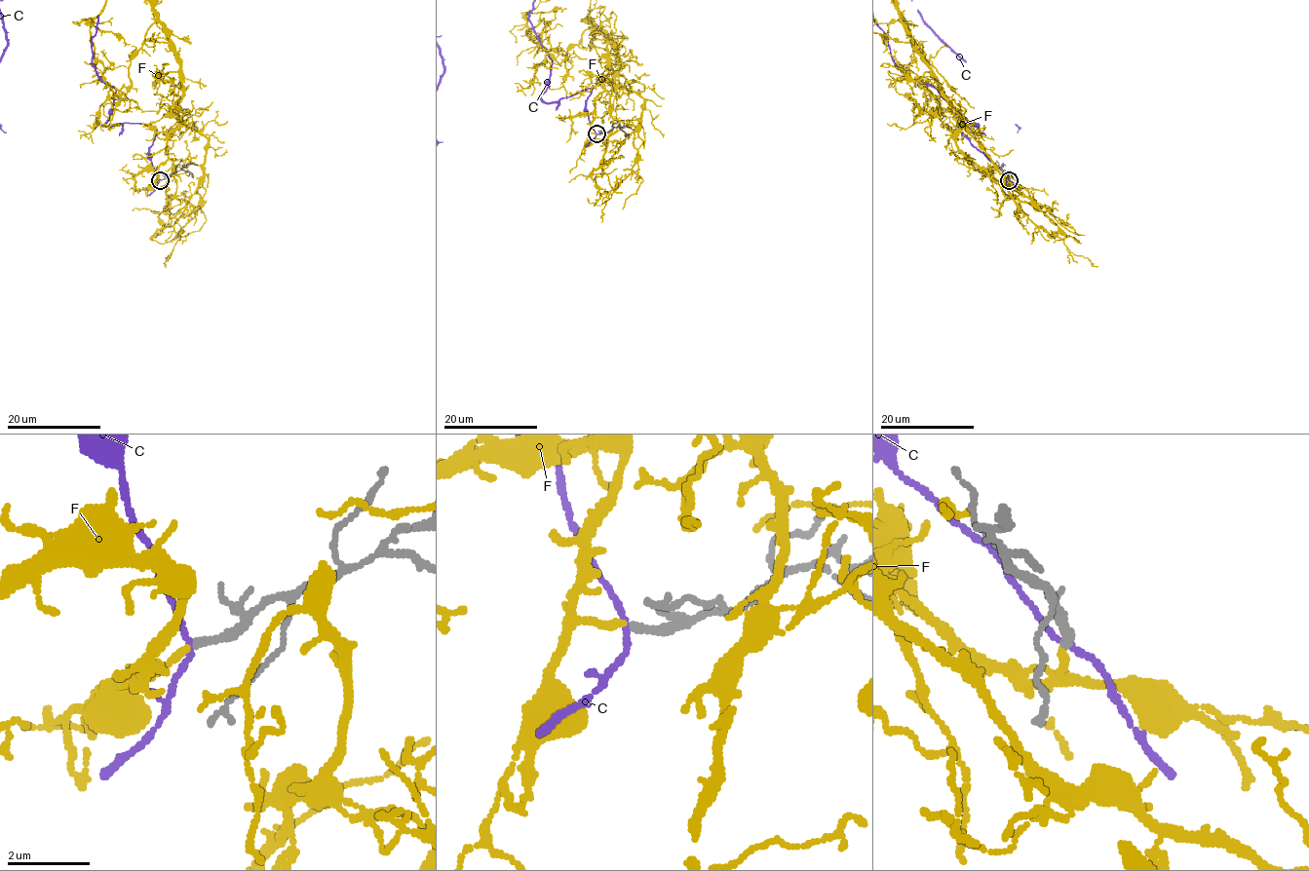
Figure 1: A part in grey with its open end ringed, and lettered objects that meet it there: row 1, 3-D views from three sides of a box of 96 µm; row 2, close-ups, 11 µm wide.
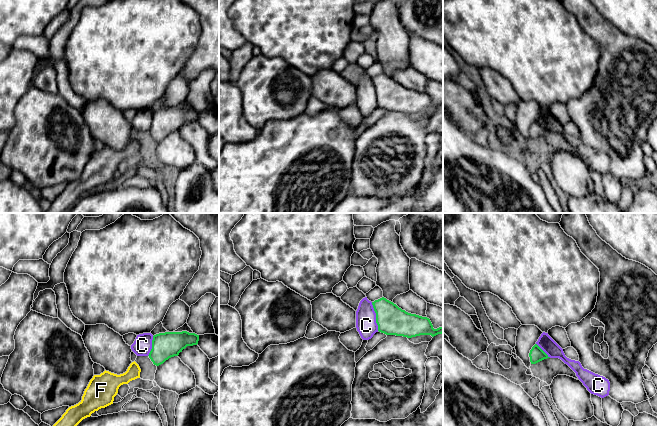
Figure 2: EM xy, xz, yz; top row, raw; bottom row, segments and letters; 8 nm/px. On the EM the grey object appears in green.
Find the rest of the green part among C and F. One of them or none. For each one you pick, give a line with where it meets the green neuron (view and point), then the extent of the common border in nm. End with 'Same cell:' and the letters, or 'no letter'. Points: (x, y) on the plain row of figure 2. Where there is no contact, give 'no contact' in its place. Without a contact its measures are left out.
F: no contact
Same cell: F

